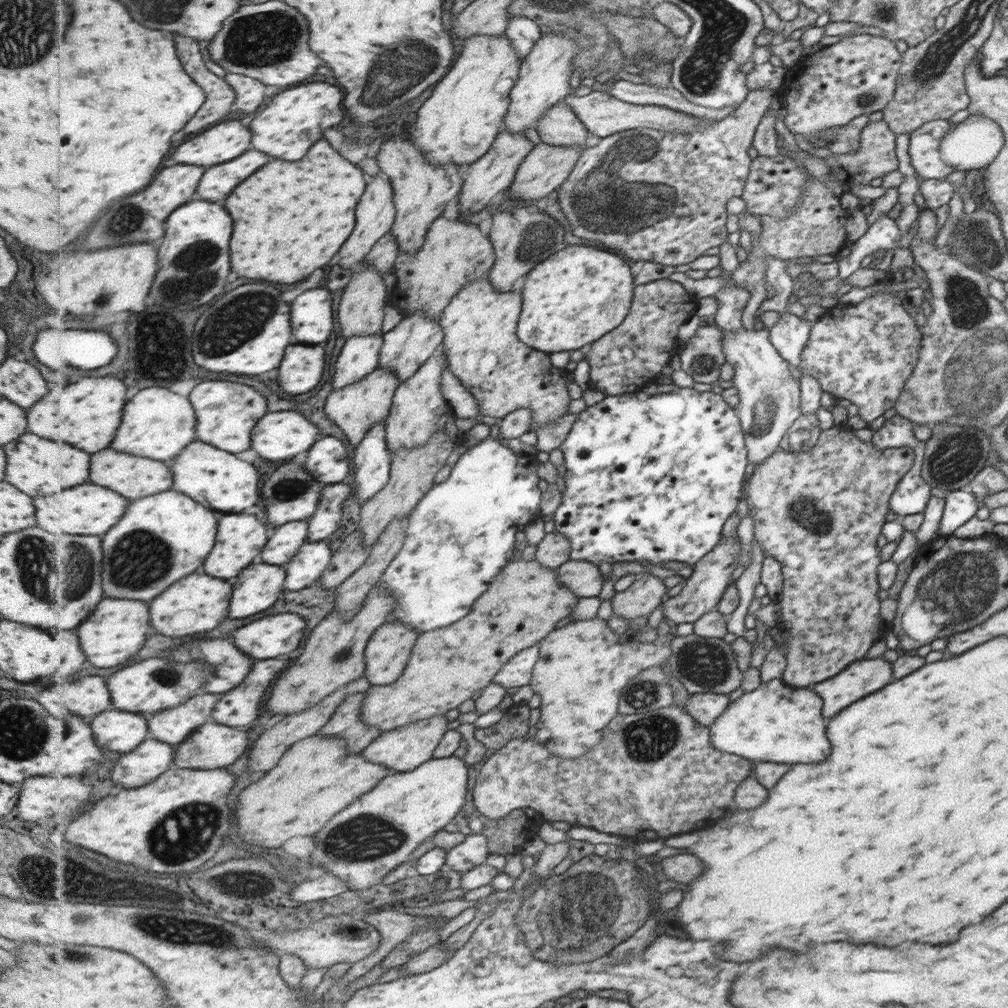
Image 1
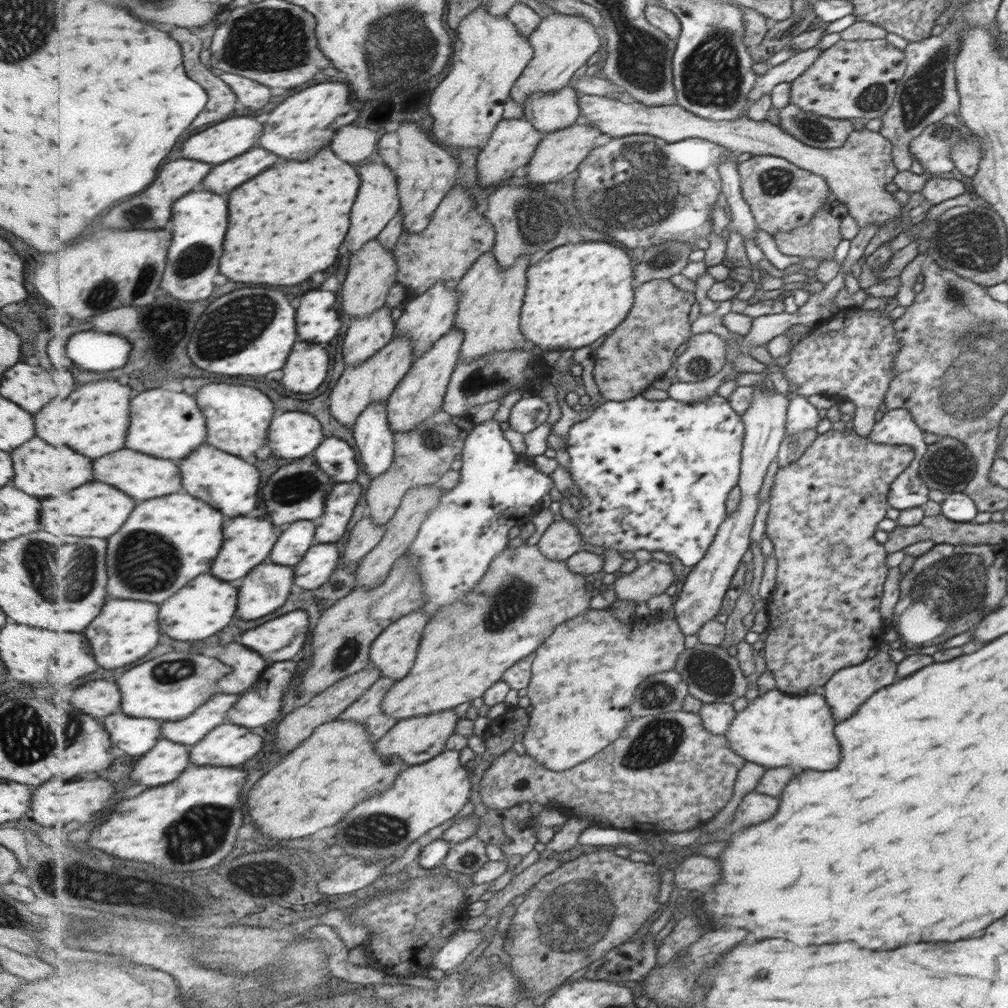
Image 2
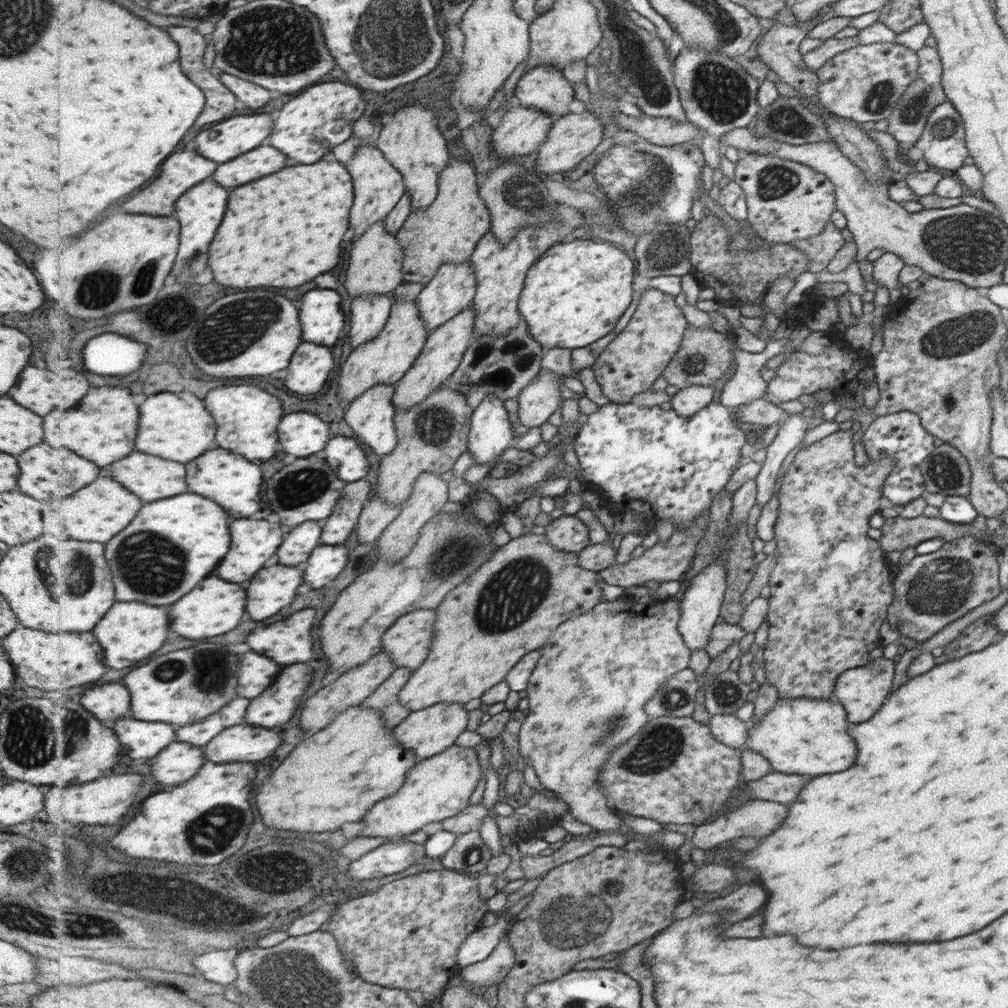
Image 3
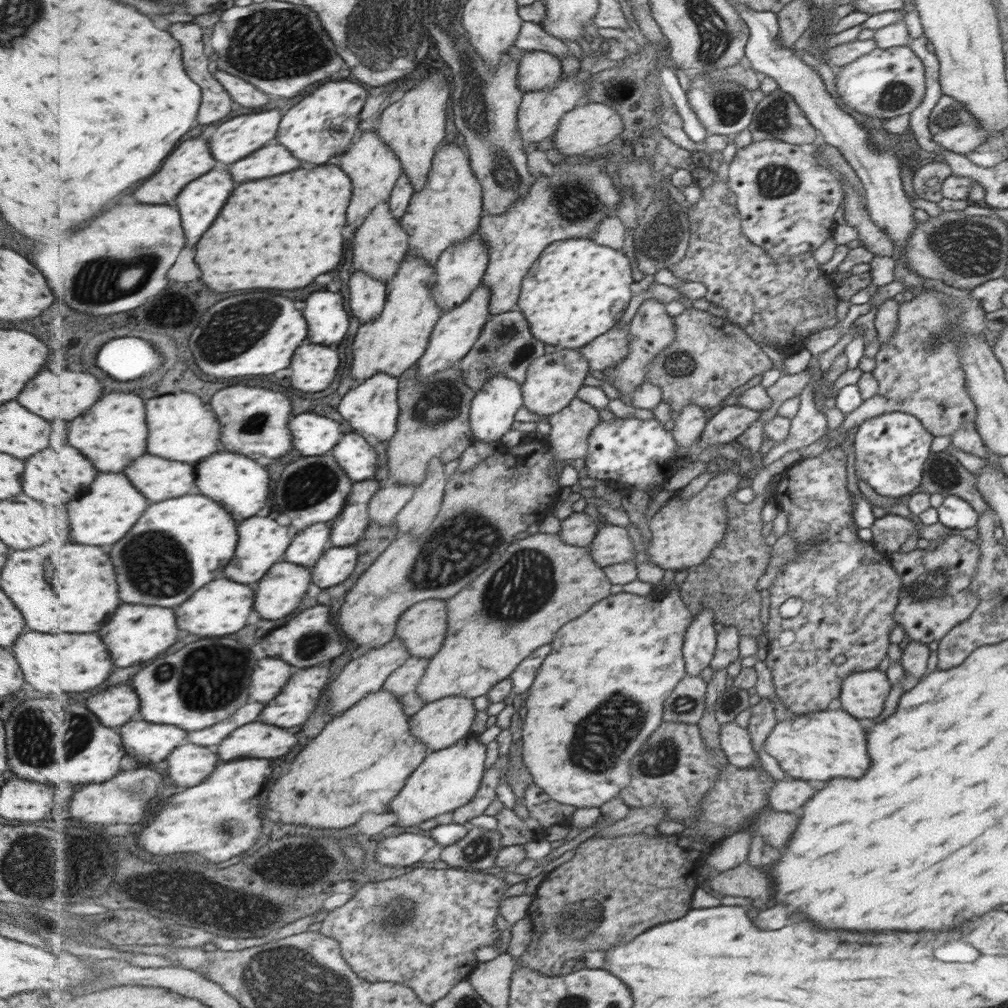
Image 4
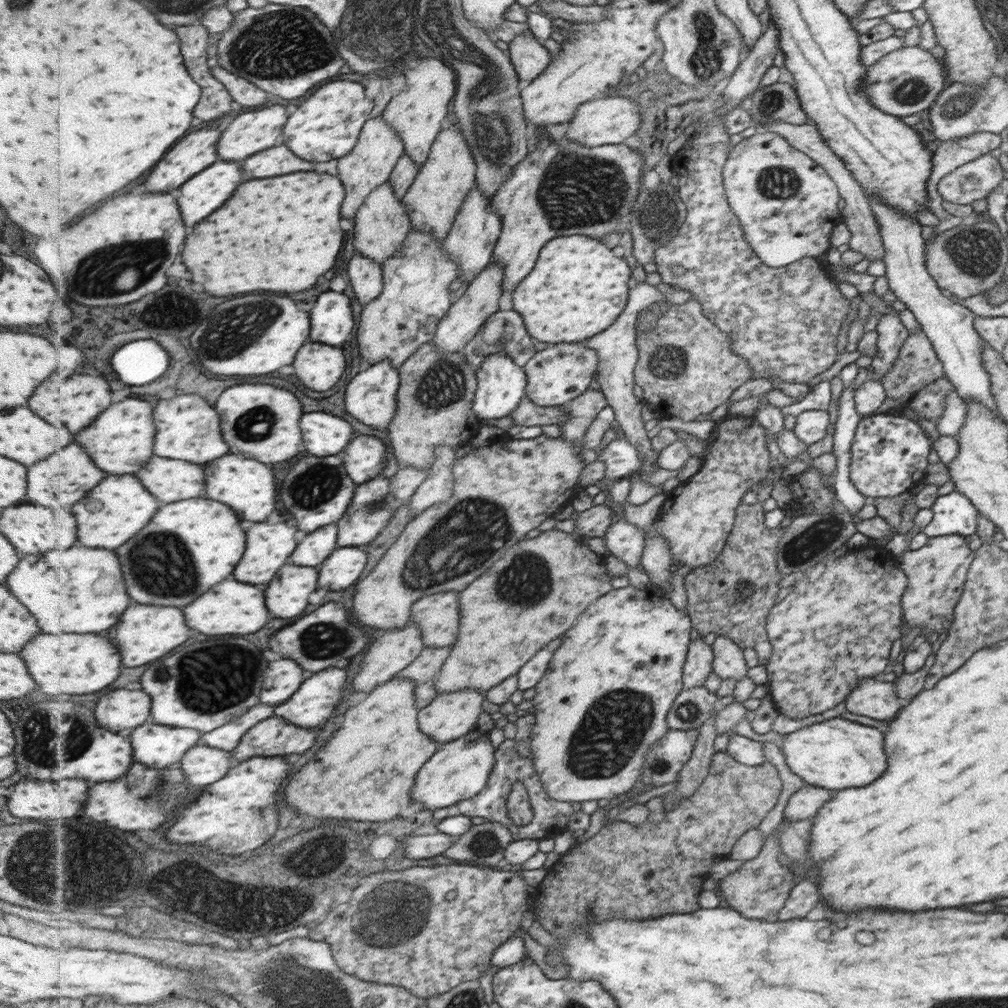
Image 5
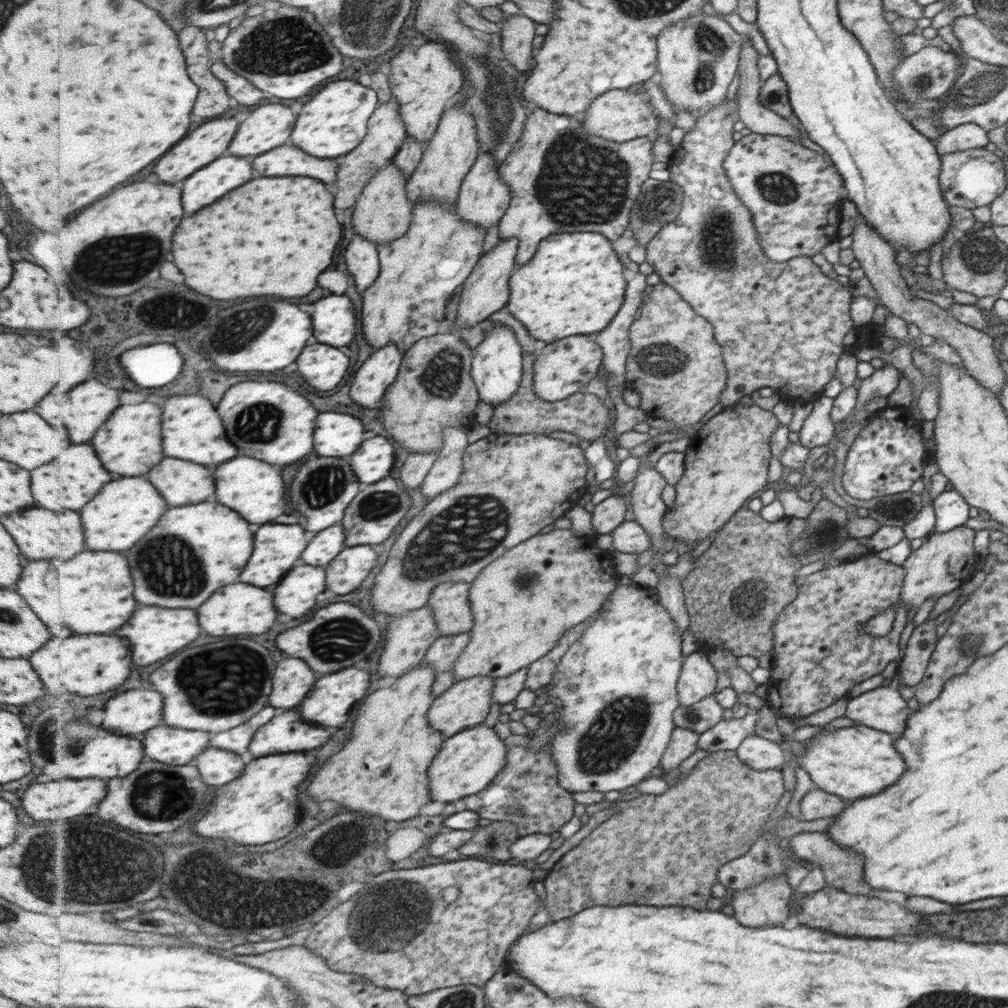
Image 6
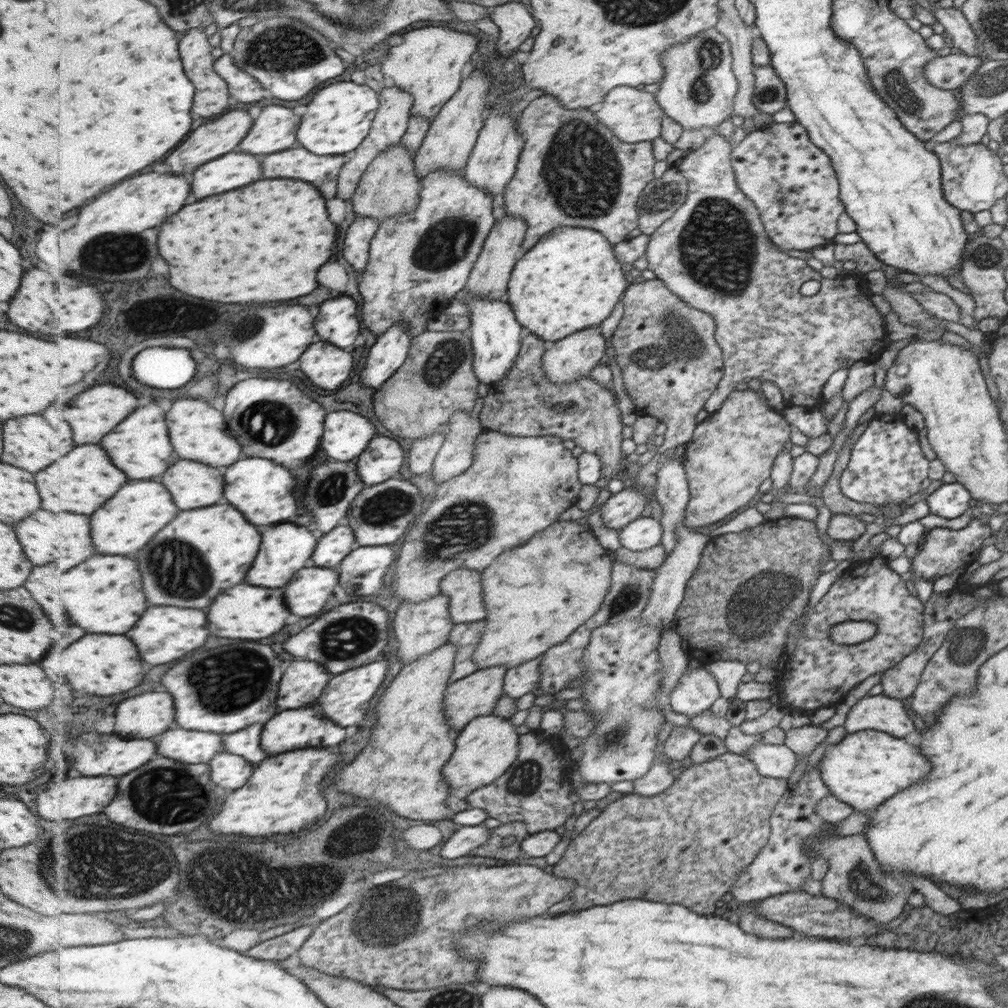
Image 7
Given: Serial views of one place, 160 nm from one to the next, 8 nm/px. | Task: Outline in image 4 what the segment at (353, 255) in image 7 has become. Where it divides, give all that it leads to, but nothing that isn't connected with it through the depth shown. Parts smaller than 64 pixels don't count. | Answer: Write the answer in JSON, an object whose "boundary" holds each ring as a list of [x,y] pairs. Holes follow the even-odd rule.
{"boundary":[[[365,272],[351,273],[351,310],[361,325],[375,320],[385,308],[387,285]]]}

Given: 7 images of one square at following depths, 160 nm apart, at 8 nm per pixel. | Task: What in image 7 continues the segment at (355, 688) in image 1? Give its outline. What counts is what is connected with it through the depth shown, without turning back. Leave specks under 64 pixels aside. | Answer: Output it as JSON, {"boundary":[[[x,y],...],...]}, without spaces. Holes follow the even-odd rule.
{"boundary":[[[439,593],[437,597],[423,602],[402,602],[394,618],[394,635],[399,642],[397,656],[405,664],[409,664],[418,658],[425,657],[426,654],[435,652],[450,640],[450,634],[455,625],[450,613],[449,595]]]}

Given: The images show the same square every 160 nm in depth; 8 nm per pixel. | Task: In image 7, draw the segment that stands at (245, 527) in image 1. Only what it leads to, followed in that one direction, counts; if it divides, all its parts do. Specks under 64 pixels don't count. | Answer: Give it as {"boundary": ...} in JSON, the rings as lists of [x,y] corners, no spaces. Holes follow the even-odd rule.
{"boundary":[[[281,524],[275,528],[269,528],[263,534],[263,550],[259,552],[259,558],[255,560],[255,566],[251,568],[251,574],[247,576],[247,582],[253,586],[267,586],[267,588],[283,588],[287,586],[295,574],[307,566],[309,558],[313,556],[318,546],[315,534],[297,524]]]}

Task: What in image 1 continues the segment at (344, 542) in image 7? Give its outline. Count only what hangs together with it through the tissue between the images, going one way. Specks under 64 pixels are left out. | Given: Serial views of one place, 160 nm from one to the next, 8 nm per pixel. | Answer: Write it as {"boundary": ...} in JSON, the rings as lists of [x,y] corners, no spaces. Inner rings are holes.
{"boundary":[[[289,522],[277,528],[271,542],[267,544],[267,550],[263,550],[263,562],[285,566],[309,542],[308,534],[310,524],[307,522]]]}

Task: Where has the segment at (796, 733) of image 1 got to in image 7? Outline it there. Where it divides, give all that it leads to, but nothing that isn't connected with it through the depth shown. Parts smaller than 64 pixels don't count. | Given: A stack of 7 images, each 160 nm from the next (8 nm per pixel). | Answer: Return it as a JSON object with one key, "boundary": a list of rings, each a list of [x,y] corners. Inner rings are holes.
{"boundary":[[[875,730],[847,734],[833,744],[829,752],[823,754],[817,768],[830,795],[860,812],[873,810],[899,790],[909,788],[917,780],[925,778],[925,774],[929,774],[931,766],[927,758],[907,742],[906,739]]]}

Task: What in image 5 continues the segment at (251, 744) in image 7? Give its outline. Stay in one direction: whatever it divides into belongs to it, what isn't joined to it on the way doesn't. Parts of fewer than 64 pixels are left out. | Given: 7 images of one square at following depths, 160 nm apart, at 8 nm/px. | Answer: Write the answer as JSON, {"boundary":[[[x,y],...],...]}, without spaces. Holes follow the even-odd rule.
{"boundary":[[[259,704],[259,706],[255,706],[255,710],[249,710],[243,718],[237,718],[235,722],[225,724],[219,730],[211,730],[207,734],[203,733],[203,738],[200,739],[199,744],[201,746],[215,746],[215,748],[221,748],[221,750],[235,750],[239,746],[241,738],[253,726],[257,726],[265,718],[271,718],[273,712],[275,712],[273,706]]]}

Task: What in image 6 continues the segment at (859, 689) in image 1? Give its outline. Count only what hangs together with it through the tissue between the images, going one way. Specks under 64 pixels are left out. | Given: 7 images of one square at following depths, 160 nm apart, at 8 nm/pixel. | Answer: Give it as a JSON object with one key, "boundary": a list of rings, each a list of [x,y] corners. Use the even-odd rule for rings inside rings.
{"boundary":[[[895,672],[887,686],[877,687],[849,699],[844,716],[852,720],[855,725],[899,736],[905,728],[909,710],[897,692],[898,678],[899,673]]]}

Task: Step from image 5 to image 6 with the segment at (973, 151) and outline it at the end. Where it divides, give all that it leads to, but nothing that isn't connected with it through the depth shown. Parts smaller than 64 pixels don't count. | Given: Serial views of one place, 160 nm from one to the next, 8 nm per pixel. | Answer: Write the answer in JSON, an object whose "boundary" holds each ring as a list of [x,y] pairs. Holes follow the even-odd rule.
{"boundary":[[[963,123],[947,129],[937,138],[939,154],[981,148],[987,144],[987,131],[975,123]]]}

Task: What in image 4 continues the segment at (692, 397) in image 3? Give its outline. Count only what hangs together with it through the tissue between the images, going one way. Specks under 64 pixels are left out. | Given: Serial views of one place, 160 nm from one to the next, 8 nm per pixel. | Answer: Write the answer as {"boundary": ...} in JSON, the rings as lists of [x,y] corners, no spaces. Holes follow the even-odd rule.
{"boundary":[[[688,404],[682,409],[673,428],[679,452],[688,452],[707,426],[705,408],[698,404]]]}

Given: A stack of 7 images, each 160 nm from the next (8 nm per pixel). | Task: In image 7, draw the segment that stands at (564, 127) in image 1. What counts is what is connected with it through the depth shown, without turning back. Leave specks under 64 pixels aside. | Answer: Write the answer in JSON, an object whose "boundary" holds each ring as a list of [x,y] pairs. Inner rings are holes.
{"boundary":[[[521,1],[502,5],[493,8],[491,19],[499,28],[496,53],[506,57],[531,36],[538,22],[531,10]]]}

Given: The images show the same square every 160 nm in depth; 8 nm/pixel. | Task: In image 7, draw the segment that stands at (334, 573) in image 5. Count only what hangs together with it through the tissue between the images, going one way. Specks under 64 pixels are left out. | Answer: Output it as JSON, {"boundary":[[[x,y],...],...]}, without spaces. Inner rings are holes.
{"boundary":[[[357,546],[342,562],[341,586],[349,594],[369,596],[385,586],[385,576],[398,560],[398,553],[391,546]]]}

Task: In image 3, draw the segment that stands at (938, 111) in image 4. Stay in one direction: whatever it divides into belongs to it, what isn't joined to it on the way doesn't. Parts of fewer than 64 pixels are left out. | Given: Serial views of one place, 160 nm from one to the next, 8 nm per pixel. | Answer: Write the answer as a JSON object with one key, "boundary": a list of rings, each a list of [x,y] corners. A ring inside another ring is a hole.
{"boundary":[[[949,101],[935,106],[929,113],[924,129],[914,144],[931,169],[955,171],[968,156],[964,128],[960,116]]]}

